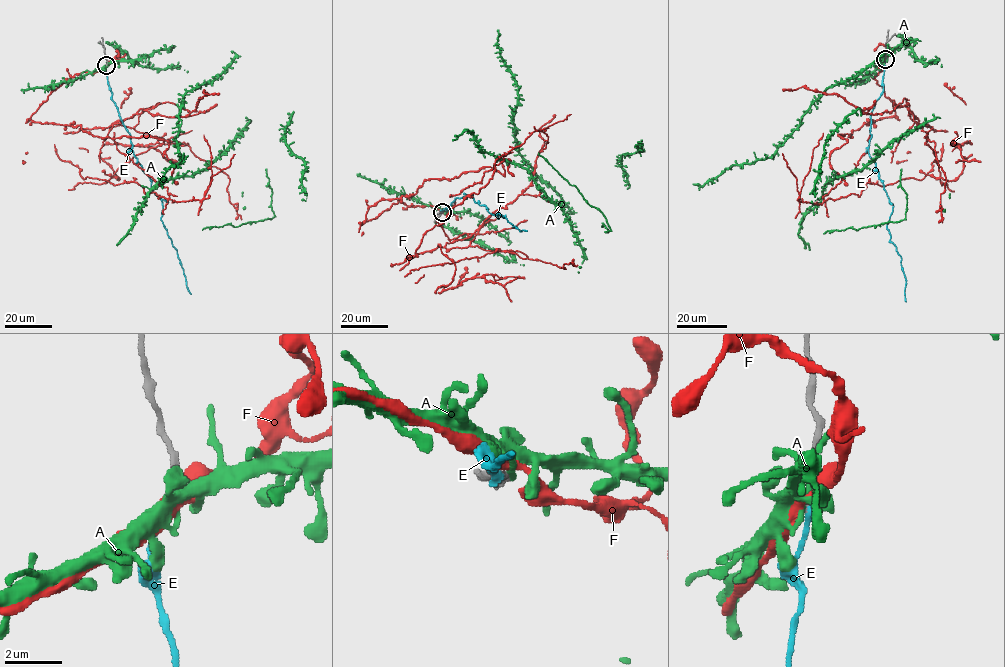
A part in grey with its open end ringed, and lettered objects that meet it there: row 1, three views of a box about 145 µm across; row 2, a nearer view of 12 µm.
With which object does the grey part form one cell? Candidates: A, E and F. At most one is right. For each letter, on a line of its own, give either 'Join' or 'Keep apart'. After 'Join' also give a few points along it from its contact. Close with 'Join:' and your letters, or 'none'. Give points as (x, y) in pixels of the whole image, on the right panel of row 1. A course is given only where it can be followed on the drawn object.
A: Keep apart
E: Join
F: Keep apart
Join: E

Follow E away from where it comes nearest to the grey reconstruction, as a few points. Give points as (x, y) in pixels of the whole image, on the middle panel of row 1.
E: (442, 212), (456, 197), (466, 198), (469, 195), (498, 219), (499, 213), (520, 231), (527, 231)

